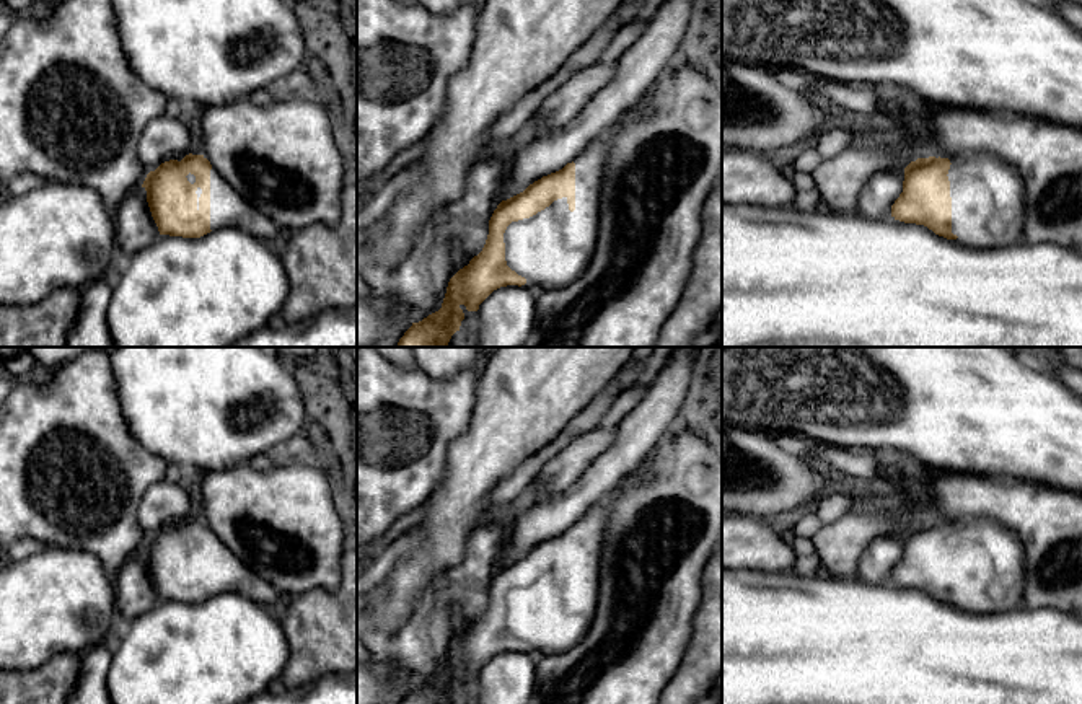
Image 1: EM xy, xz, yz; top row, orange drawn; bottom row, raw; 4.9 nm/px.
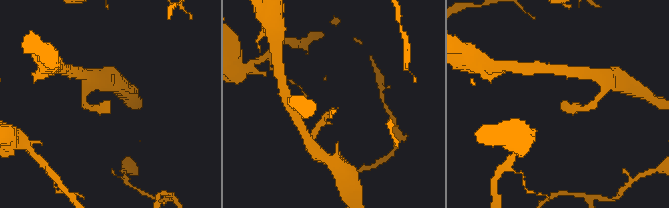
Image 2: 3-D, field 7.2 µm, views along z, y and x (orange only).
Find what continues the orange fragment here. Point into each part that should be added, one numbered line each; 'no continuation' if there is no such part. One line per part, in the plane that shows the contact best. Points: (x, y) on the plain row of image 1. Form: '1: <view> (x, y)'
1: xz (553, 613)

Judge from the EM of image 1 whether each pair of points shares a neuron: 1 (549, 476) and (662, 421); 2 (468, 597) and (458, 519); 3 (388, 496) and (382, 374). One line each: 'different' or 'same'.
1: different
2: different
3: same

